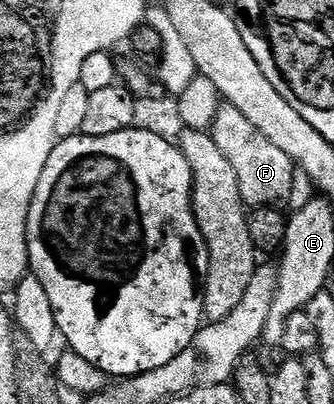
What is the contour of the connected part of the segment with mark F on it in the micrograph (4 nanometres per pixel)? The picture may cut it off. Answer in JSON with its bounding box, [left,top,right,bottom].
[208,103,296,210]

